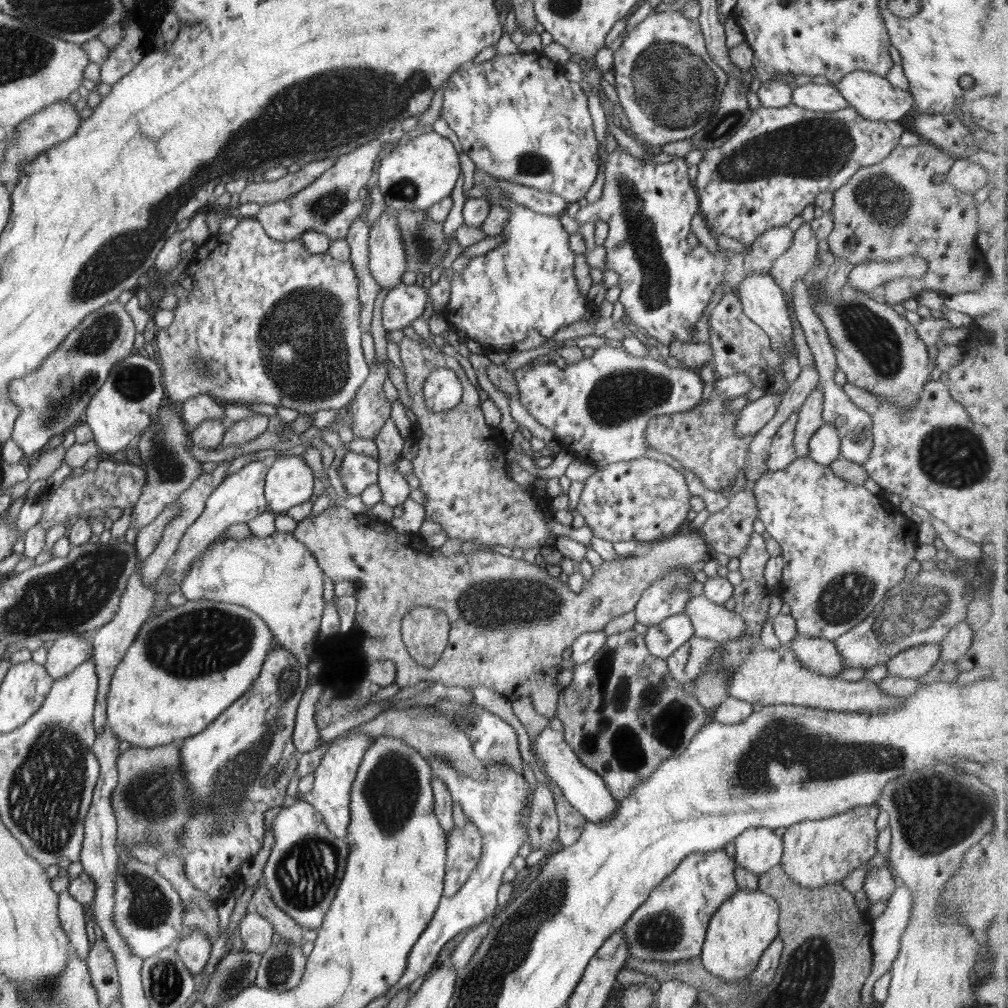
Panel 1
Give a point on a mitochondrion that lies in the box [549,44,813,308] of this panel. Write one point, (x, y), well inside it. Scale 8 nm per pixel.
(724, 124)

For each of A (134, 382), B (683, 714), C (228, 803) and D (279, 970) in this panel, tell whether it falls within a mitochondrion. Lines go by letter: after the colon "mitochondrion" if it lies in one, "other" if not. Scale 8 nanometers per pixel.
A: mitochondrion
B: mitochondrion
C: mitochondrion
D: mitochondrion

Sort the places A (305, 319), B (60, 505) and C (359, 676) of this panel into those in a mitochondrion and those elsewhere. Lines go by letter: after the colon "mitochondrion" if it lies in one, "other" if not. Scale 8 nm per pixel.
A: mitochondrion
B: other
C: mitochondrion

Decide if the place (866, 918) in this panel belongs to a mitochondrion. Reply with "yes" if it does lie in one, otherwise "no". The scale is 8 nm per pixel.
no

